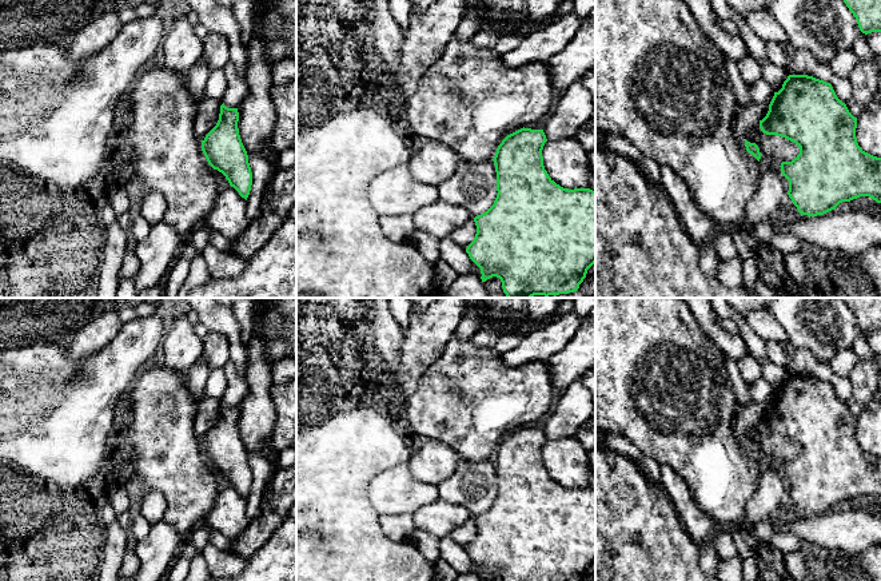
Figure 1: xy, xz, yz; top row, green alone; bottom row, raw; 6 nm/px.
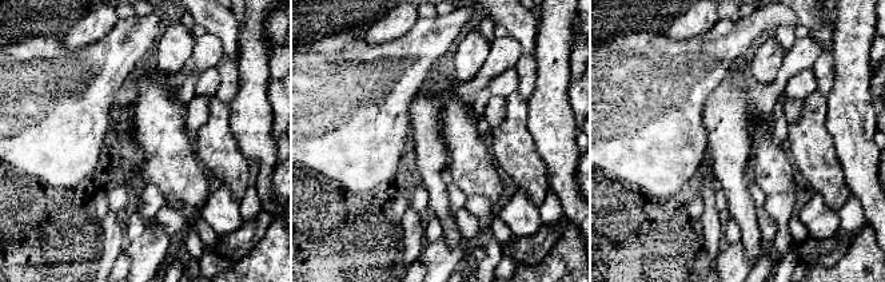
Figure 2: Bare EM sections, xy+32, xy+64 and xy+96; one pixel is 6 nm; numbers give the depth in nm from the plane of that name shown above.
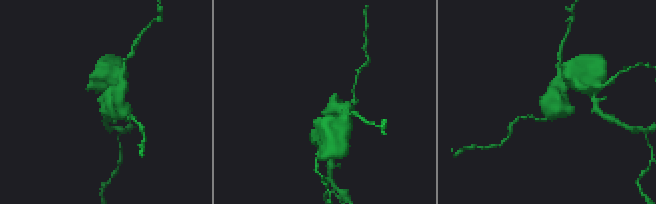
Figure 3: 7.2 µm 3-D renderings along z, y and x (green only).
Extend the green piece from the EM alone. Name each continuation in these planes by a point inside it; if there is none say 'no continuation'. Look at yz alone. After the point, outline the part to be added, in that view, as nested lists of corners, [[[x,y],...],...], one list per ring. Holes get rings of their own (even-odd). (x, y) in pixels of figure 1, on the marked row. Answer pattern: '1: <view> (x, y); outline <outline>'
no continuation

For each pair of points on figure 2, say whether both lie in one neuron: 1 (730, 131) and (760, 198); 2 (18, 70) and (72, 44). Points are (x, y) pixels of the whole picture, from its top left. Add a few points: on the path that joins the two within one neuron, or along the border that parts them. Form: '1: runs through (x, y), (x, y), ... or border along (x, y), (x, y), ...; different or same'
1: border along (748, 183), (748, 191), (757, 207); different
2: border along (98, 40), (76, 50), (68, 50), (63, 43); different

